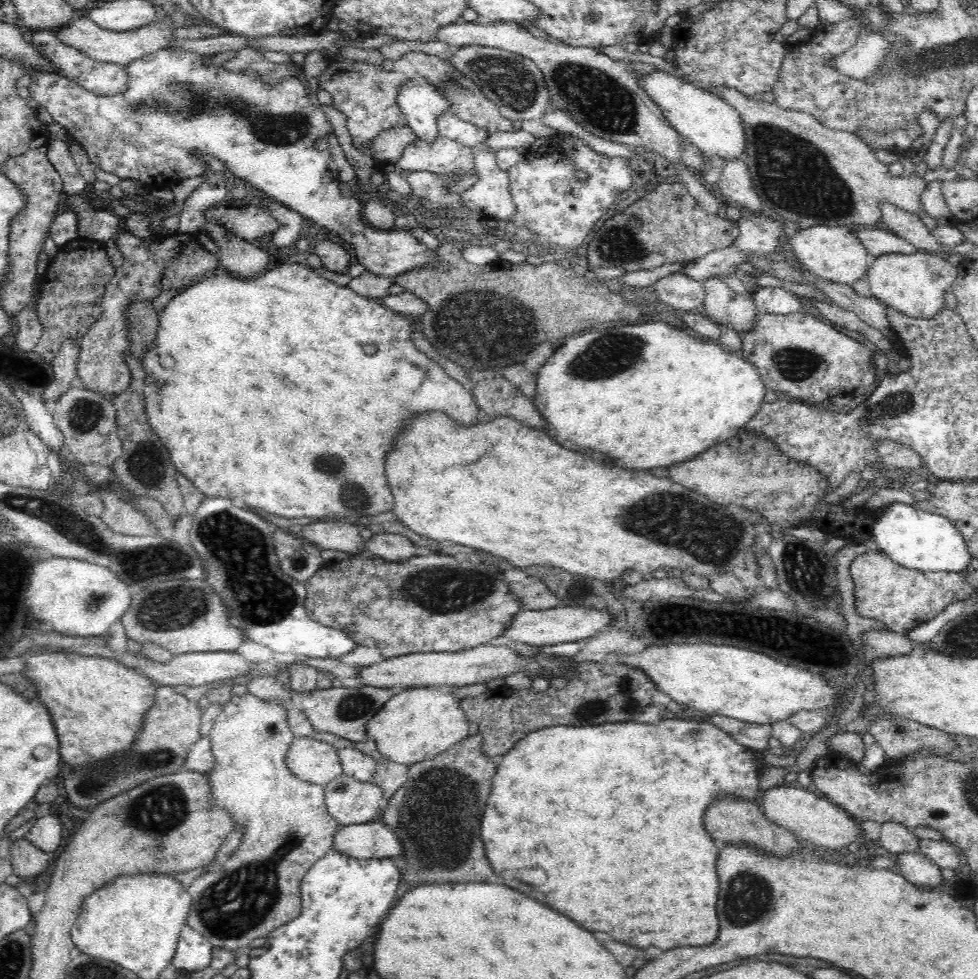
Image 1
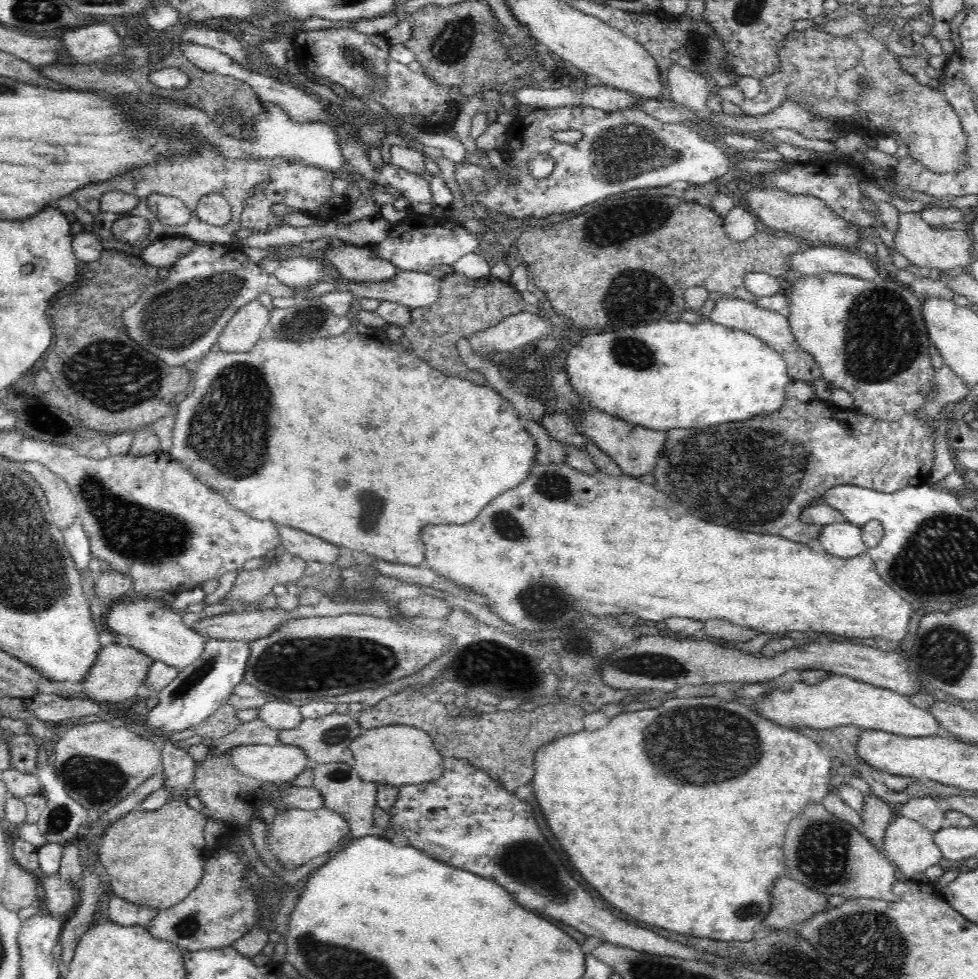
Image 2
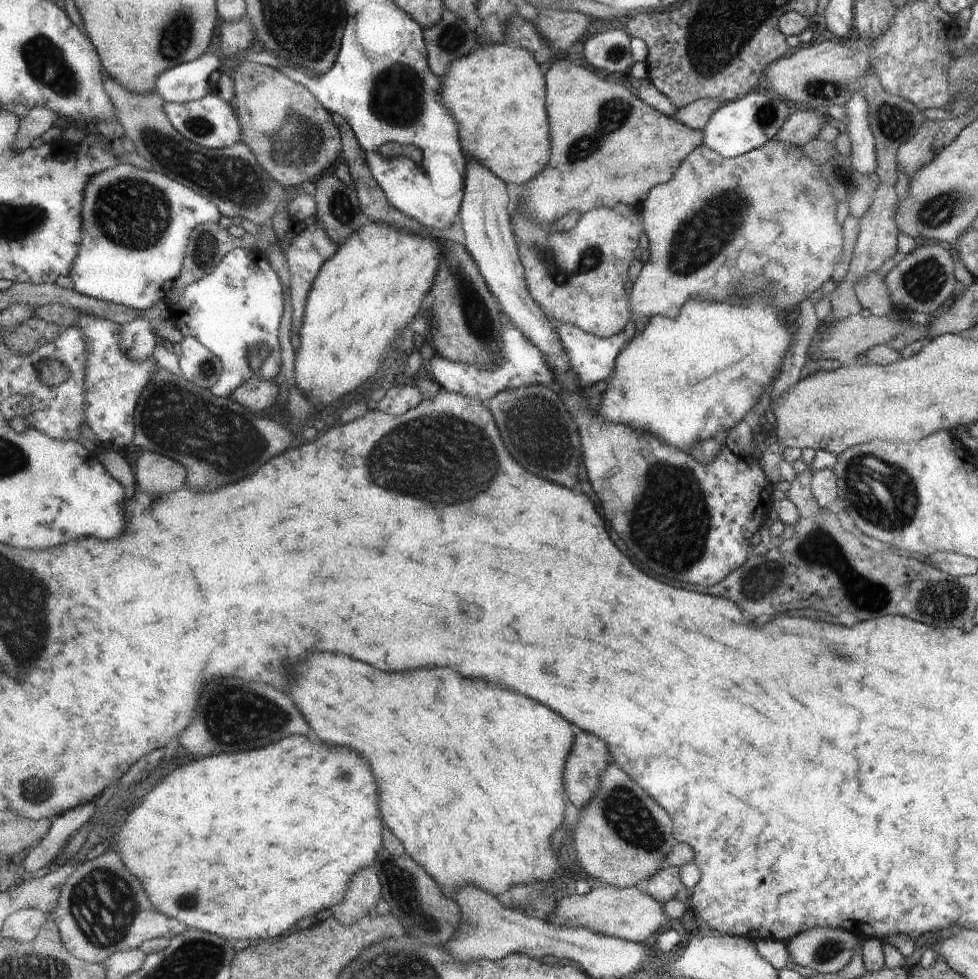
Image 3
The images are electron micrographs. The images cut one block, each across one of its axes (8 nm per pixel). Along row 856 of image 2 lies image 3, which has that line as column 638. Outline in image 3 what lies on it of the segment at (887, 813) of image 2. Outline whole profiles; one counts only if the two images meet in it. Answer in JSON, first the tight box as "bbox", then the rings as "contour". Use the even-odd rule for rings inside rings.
{"bbox":[638,866,685,905],"contour":[[[665,866],[653,879],[642,880],[638,884],[641,892],[651,895],[662,905],[673,898],[678,898],[677,892],[685,888],[679,867]]]}

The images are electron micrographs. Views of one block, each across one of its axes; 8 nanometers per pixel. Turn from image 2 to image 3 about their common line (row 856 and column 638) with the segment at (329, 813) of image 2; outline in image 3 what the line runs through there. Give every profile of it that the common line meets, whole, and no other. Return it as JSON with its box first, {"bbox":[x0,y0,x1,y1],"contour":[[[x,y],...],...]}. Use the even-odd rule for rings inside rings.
{"bbox":[630,138,842,322],"contour":[[[774,138],[755,150],[747,151],[738,157],[727,158],[719,156],[719,153],[707,148],[707,145],[699,145],[675,171],[674,177],[665,184],[654,186],[648,194],[648,199],[641,204],[644,216],[645,234],[649,240],[649,261],[642,267],[637,280],[630,292],[631,310],[633,320],[636,316],[647,316],[649,322],[655,315],[676,317],[680,315],[683,305],[693,297],[699,297],[704,301],[731,300],[733,296],[733,284],[747,272],[747,274],[761,274],[772,286],[772,296],[768,303],[777,310],[794,310],[801,300],[811,299],[817,288],[823,282],[829,280],[834,266],[839,262],[842,247],[842,228],[835,219],[836,200],[832,195],[829,183],[823,178],[821,171],[799,149],[799,146],[776,141]]]}

